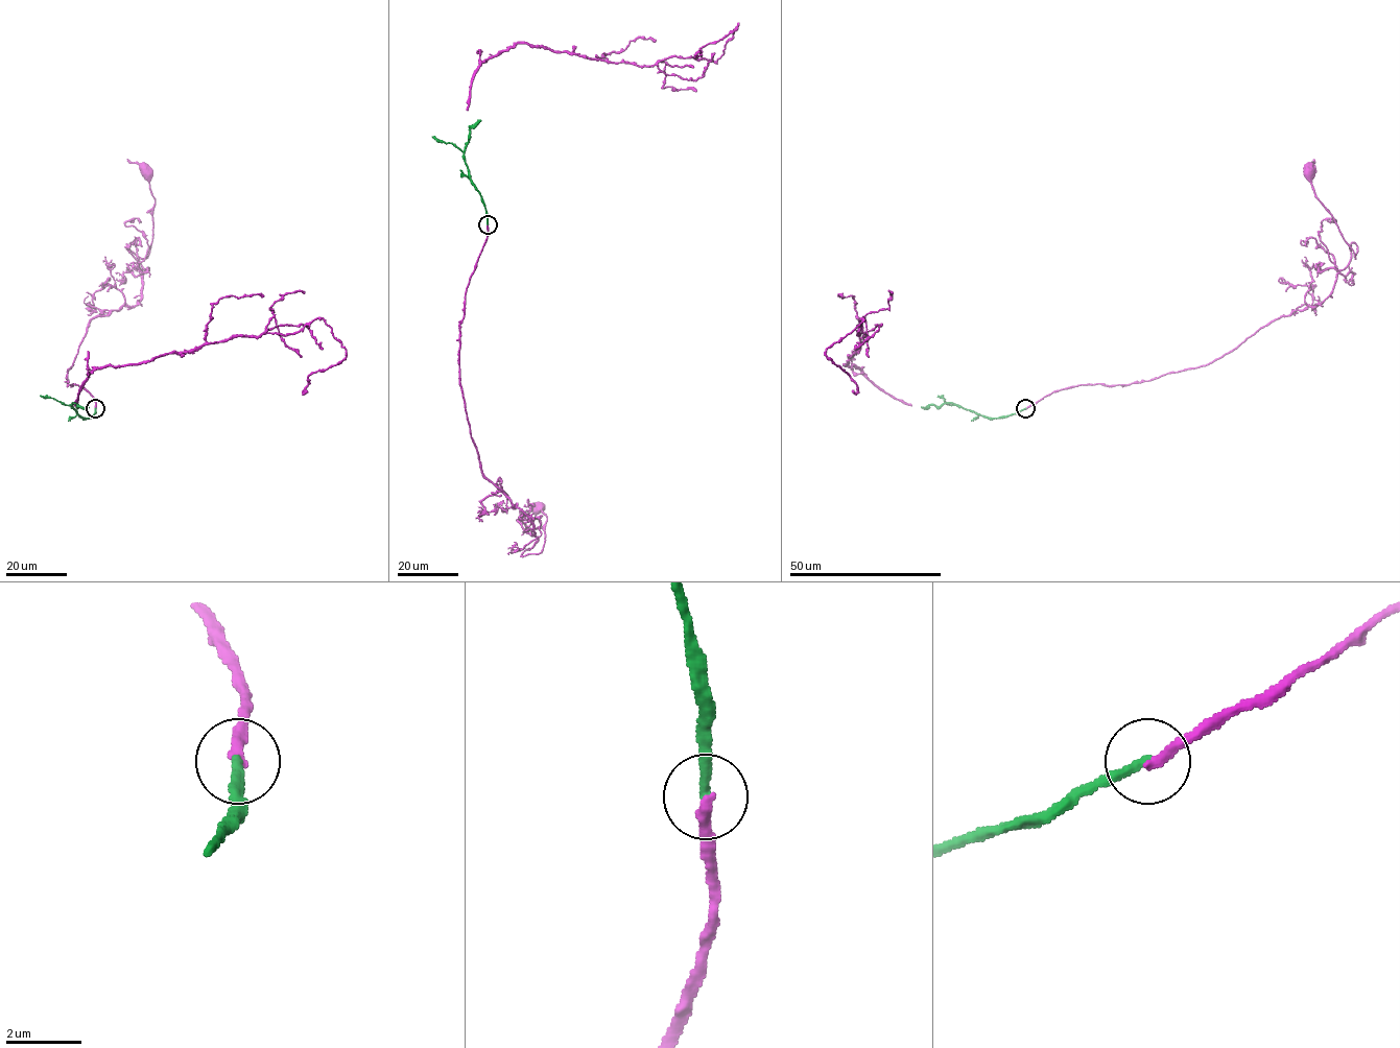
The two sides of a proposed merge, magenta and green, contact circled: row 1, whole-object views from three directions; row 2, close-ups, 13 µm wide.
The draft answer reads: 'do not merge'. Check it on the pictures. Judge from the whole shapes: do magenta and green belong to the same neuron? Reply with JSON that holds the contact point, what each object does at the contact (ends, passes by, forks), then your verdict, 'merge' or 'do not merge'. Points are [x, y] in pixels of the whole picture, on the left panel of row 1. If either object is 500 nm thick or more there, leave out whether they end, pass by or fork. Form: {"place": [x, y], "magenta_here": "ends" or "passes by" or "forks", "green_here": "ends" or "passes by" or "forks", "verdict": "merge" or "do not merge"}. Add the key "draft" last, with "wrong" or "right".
{"place": [95, 408], "magenta_here": "ends", "green_here": "ends", "verdict": "do not merge", "draft": "right"}

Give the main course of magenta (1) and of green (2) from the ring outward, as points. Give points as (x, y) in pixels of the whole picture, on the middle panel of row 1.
1: (488, 224), (459, 378), (482, 474), (534, 529), (521, 555), (542, 550), (538, 507)
2: (488, 224), (481, 195), (464, 159), (470, 129), (480, 120)

